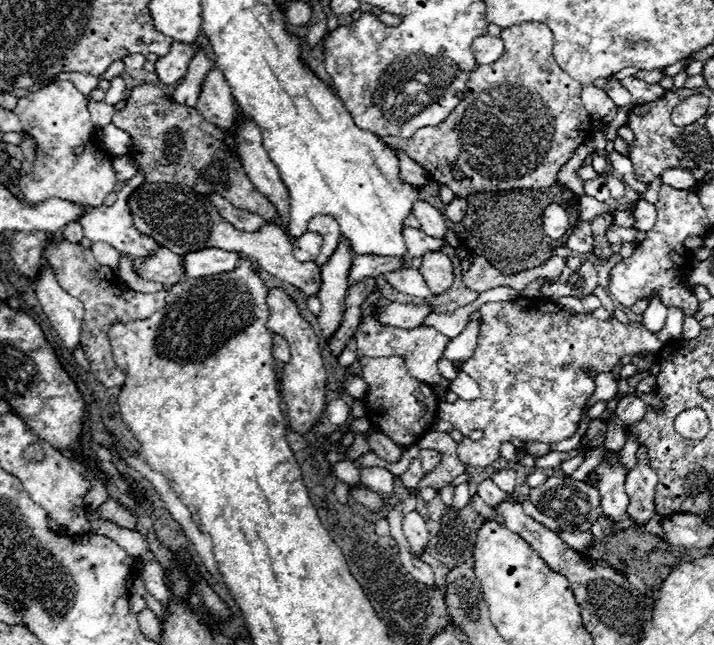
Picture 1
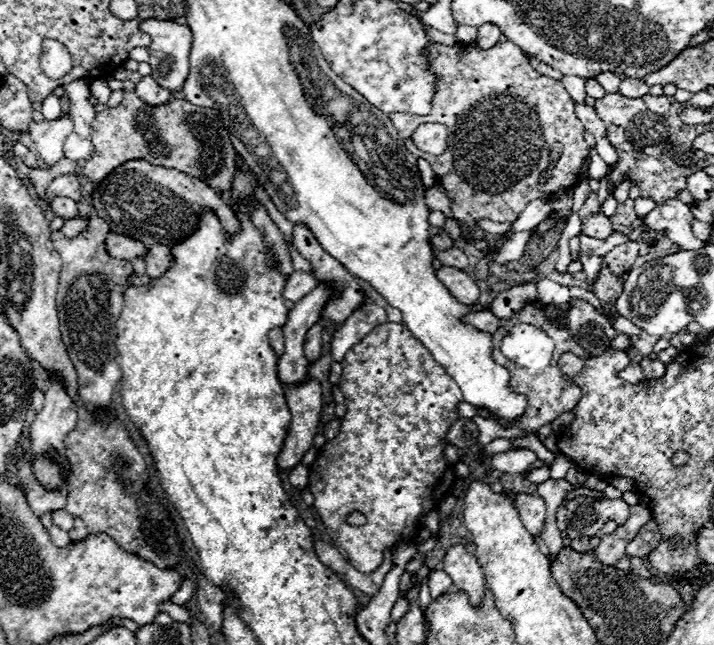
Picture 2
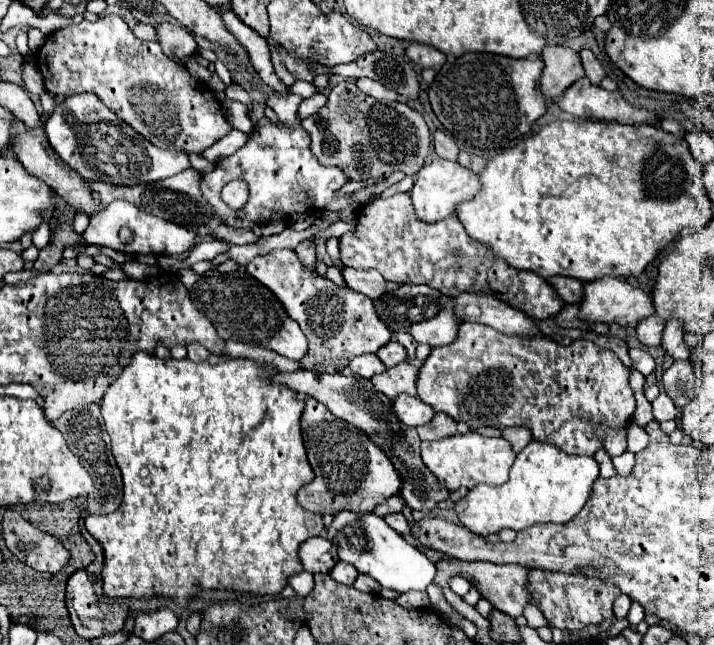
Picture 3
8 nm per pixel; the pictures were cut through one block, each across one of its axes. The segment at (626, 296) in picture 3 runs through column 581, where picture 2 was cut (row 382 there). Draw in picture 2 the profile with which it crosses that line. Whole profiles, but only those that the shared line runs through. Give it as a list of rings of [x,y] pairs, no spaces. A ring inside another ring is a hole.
[[[306,378],[300,386],[286,386],[286,404],[290,408],[292,420],[282,454],[276,458],[276,466],[282,470],[294,468],[312,446],[322,412],[320,382]]]

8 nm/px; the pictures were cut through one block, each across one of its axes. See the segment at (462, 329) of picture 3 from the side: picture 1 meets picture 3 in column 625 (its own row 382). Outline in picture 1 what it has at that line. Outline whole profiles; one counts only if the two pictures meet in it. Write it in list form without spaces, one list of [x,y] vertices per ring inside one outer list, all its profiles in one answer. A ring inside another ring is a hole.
[[[364,358],[360,368],[360,378],[368,384],[364,396],[366,414],[380,434],[388,436],[400,448],[410,448],[432,430],[432,424],[438,418],[438,398],[428,384],[408,374],[404,358]]]

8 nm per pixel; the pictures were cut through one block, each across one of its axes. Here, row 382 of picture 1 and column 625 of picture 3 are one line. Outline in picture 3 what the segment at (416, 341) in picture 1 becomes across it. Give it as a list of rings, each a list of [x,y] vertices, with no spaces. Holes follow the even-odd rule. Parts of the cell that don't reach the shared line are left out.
[[[604,424],[598,428],[598,434],[604,440],[604,450],[610,456],[618,456],[622,452],[626,452],[626,428],[620,430],[608,430],[604,428]]]

